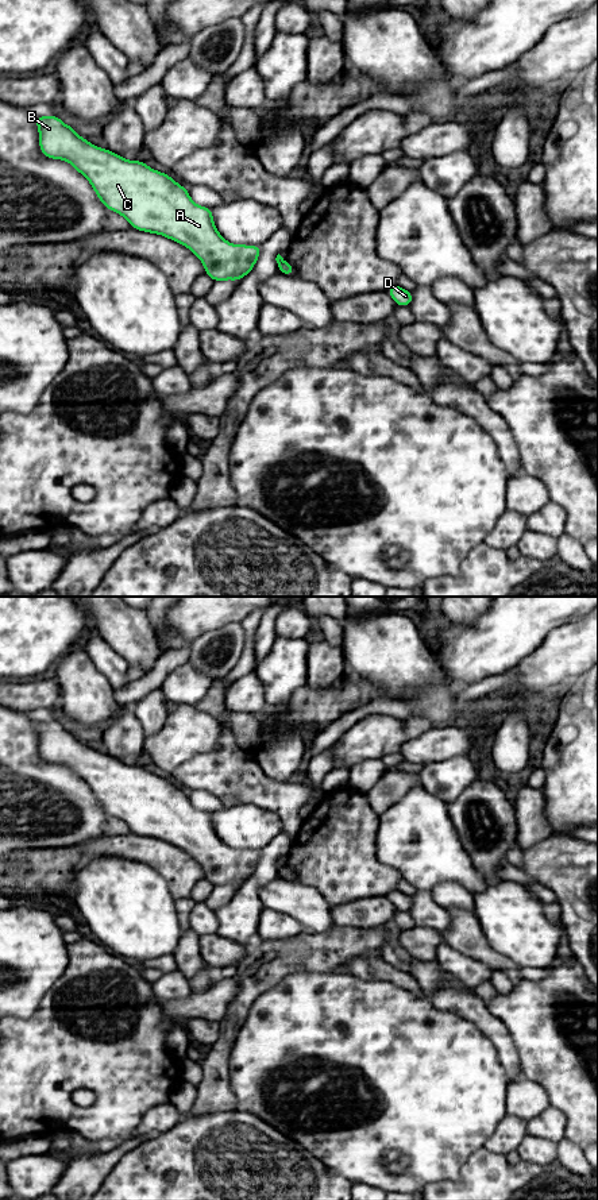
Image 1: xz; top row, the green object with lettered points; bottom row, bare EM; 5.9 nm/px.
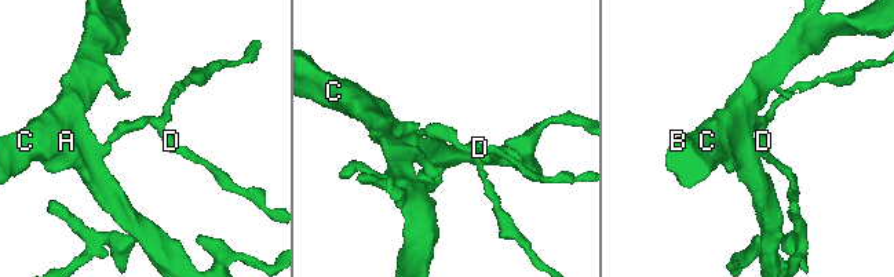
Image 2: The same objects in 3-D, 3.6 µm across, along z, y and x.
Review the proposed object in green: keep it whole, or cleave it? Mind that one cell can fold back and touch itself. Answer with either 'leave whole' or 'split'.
split

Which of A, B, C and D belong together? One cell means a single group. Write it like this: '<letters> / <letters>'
A B C / D

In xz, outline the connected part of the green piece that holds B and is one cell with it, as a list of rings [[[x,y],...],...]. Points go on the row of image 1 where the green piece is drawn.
[[[35,116],[35,123],[42,154],[70,163],[88,180],[104,207],[127,219],[131,228],[162,235],[185,246],[201,261],[205,274],[215,282],[240,281],[251,273],[261,255],[261,246],[232,244],[225,240],[213,223],[212,208],[194,204],[189,190],[169,174],[92,144],[58,116]]]

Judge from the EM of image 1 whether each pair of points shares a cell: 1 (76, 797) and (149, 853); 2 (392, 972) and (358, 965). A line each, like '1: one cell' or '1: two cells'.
1: two cells
2: one cell

